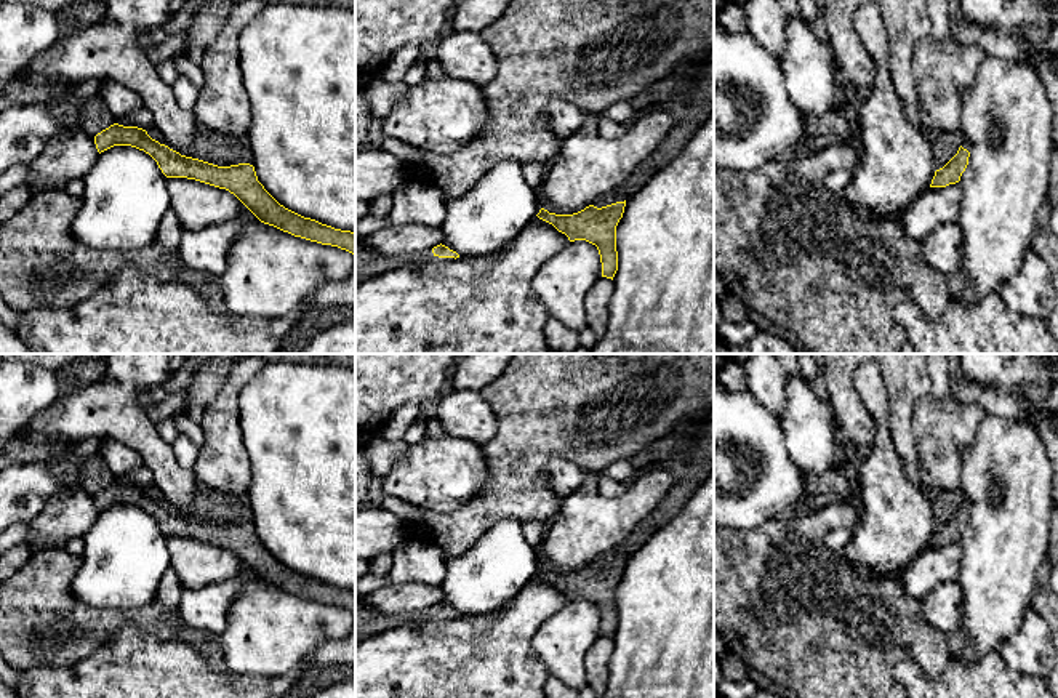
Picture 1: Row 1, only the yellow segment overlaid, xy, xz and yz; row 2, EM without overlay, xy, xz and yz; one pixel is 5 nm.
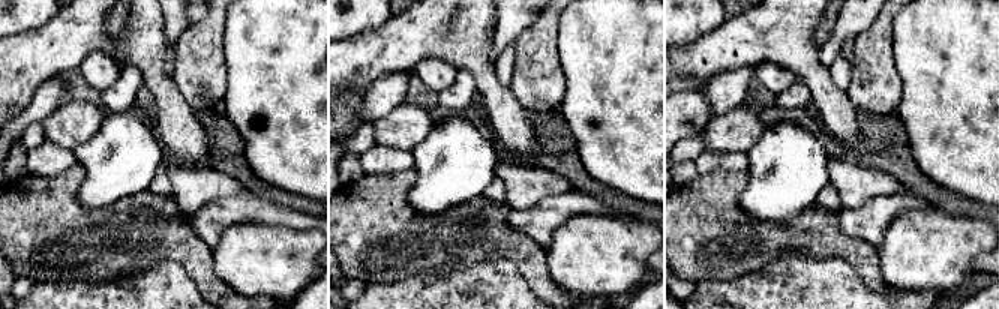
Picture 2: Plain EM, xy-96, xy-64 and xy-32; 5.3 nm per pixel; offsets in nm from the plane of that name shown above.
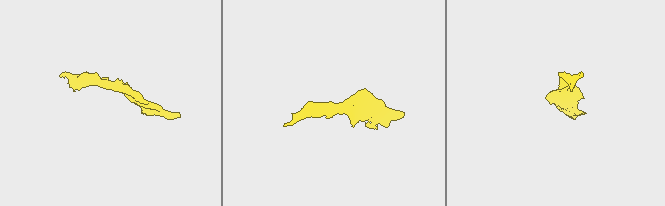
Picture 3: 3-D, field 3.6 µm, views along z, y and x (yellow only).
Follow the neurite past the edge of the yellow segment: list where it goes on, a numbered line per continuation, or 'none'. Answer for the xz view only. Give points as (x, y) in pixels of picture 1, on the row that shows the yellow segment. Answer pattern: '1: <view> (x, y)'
1: xz (367, 266)

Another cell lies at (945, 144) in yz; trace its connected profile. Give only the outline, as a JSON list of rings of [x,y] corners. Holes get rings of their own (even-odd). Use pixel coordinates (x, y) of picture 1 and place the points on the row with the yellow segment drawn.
[[[925,130],[935,154],[935,170],[943,168],[959,150],[965,136],[962,131],[933,131]]]

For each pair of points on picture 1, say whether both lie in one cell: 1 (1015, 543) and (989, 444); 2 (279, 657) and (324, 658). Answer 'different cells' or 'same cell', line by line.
1: same cell
2: different cells

